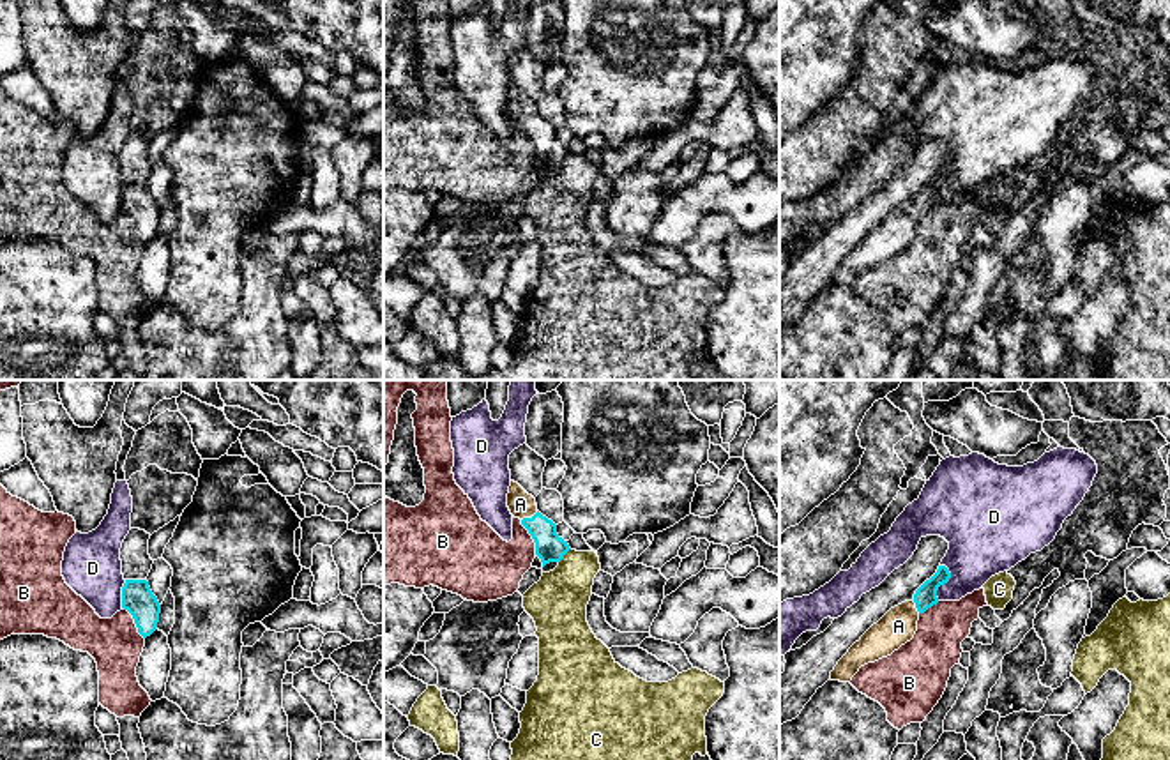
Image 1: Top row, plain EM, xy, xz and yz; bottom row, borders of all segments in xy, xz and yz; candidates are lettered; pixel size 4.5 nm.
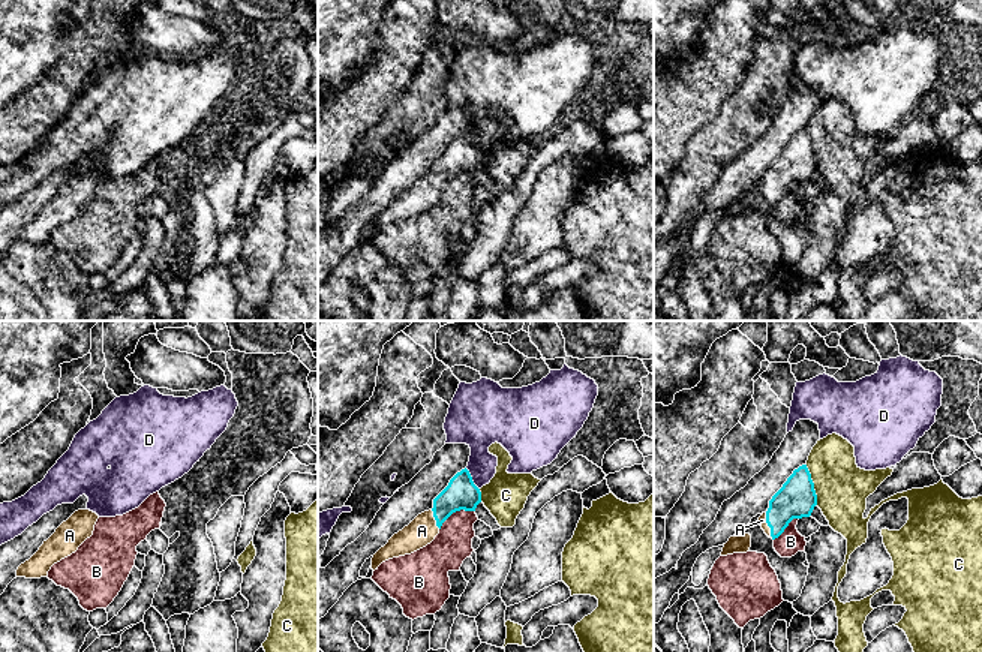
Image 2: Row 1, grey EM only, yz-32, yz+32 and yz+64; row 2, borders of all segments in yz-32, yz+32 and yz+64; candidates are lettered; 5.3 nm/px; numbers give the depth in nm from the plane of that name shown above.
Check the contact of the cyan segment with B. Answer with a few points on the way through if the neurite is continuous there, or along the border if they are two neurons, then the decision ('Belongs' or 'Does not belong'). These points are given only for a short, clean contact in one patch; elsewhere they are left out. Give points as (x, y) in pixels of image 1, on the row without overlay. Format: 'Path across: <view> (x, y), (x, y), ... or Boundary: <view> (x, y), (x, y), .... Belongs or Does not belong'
Boundary: xz (520, 124), (534, 147), (536, 158). Does not belong

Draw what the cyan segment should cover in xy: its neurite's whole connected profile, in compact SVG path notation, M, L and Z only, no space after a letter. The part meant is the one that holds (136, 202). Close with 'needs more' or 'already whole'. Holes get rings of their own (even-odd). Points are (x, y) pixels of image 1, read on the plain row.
M125 184L122 191L122 212L133 219L138 237L143 242L156 235L161 209L147 184Z | already whole

